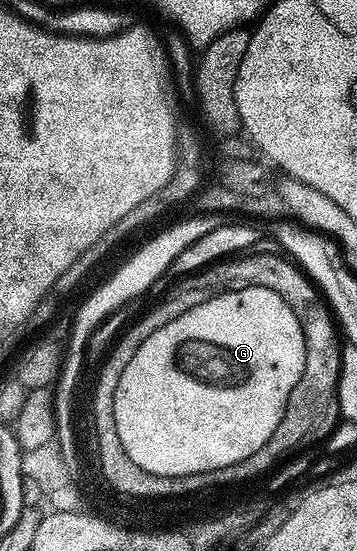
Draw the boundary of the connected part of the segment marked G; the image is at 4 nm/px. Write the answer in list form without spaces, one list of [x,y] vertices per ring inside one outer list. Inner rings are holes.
[[[263,286],[233,288],[228,291],[218,291],[207,302],[187,310],[187,314],[179,314],[175,322],[167,322],[167,326],[155,330],[155,334],[151,334],[151,338],[147,338],[147,342],[143,342],[143,346],[135,350],[135,358],[127,362],[127,370],[123,370],[123,378],[117,380],[112,396],[115,430],[119,430],[119,442],[127,458],[131,458],[135,466],[143,466],[143,470],[151,474],[171,476],[215,471],[250,457],[255,450],[259,450],[271,438],[271,434],[279,425],[280,418],[283,417],[288,396],[304,372],[303,330],[300,329],[295,314],[291,312],[291,307],[287,306],[283,298],[275,294],[274,290],[264,289]]]

